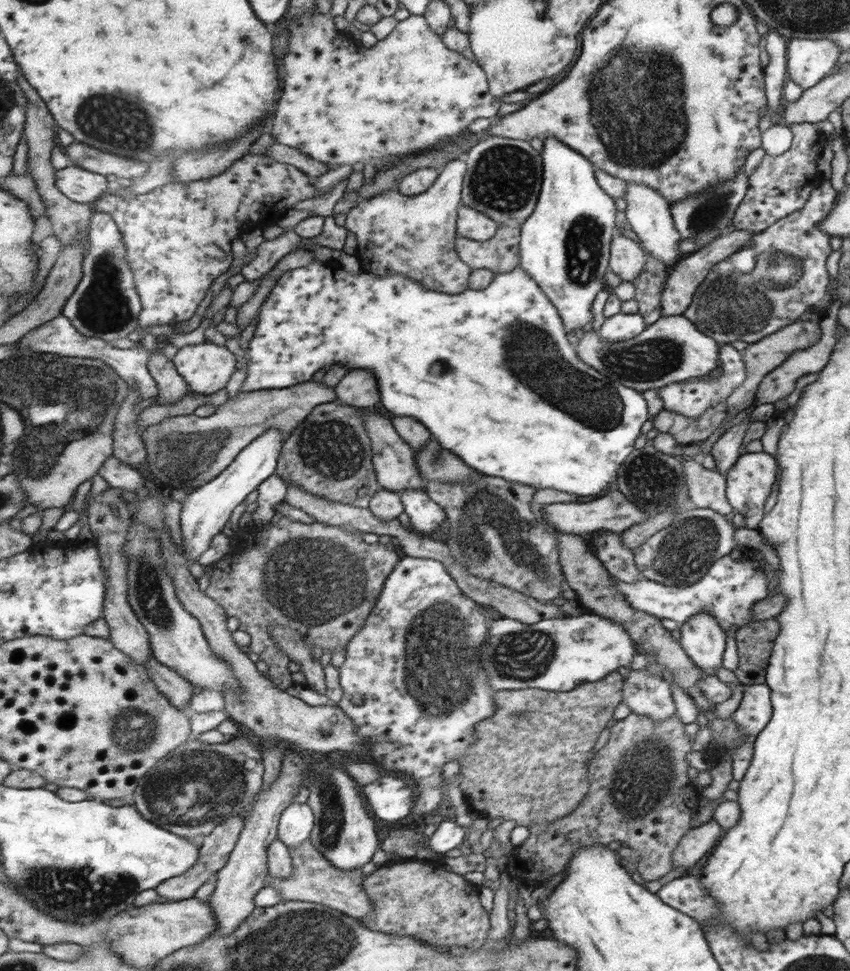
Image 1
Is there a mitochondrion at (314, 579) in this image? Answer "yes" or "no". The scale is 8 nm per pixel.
yes

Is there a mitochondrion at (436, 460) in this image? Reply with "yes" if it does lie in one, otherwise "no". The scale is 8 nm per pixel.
yes

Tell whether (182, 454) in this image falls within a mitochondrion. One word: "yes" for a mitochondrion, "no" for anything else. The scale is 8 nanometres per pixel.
yes

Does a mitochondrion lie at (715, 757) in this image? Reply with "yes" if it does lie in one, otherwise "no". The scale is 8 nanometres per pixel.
no

